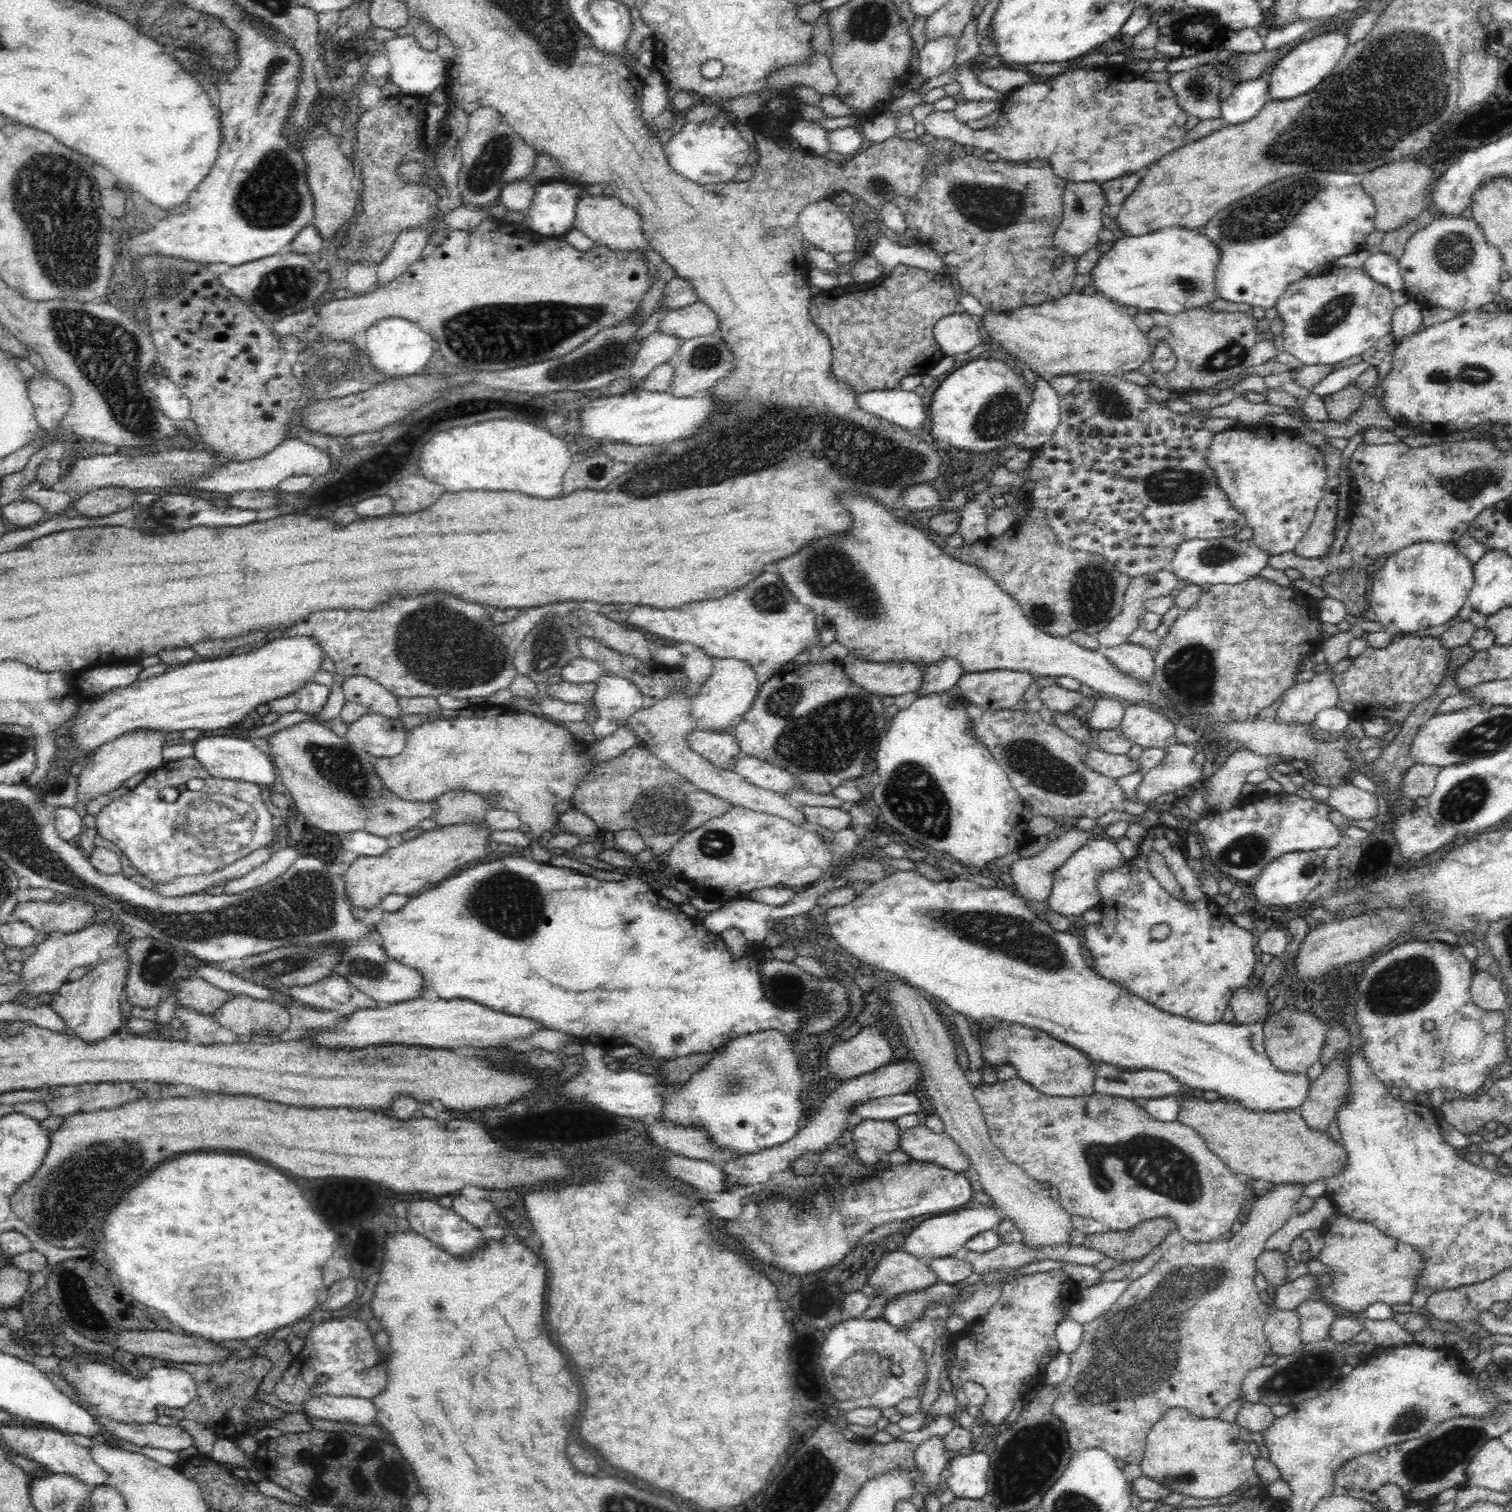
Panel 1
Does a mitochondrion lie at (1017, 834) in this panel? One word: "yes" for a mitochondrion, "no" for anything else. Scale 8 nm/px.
no

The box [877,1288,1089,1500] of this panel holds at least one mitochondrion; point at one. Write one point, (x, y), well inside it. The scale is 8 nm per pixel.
(1041, 1445)

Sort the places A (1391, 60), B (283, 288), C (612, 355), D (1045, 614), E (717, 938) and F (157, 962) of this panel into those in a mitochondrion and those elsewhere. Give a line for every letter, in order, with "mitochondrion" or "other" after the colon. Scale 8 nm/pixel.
A: mitochondrion
B: mitochondrion
C: mitochondrion
D: mitochondrion
E: other
F: mitochondrion

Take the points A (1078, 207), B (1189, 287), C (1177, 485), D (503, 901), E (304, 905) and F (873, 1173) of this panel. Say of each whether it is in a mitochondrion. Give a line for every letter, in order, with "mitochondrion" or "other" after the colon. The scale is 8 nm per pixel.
A: other
B: mitochondrion
C: mitochondrion
D: mitochondrion
E: mitochondrion
F: other

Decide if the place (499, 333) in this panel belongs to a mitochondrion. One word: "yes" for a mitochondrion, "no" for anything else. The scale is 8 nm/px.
yes

